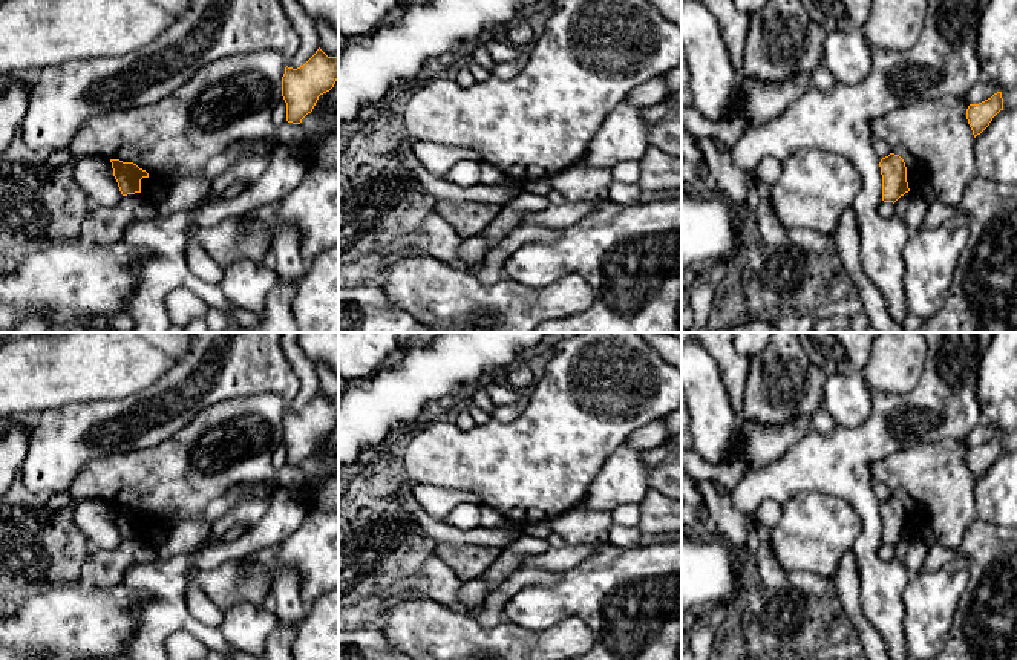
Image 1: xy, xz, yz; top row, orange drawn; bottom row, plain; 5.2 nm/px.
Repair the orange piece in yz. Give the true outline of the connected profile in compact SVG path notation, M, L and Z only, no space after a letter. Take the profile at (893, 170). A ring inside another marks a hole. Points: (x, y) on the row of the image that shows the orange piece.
M890 153L879 162L882 175L882 201L896 202L910 191L907 182L907 167L899 155Z

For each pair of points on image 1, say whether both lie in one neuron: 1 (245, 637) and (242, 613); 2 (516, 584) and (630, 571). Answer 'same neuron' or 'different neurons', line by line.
1: same neuron
2: different neurons

